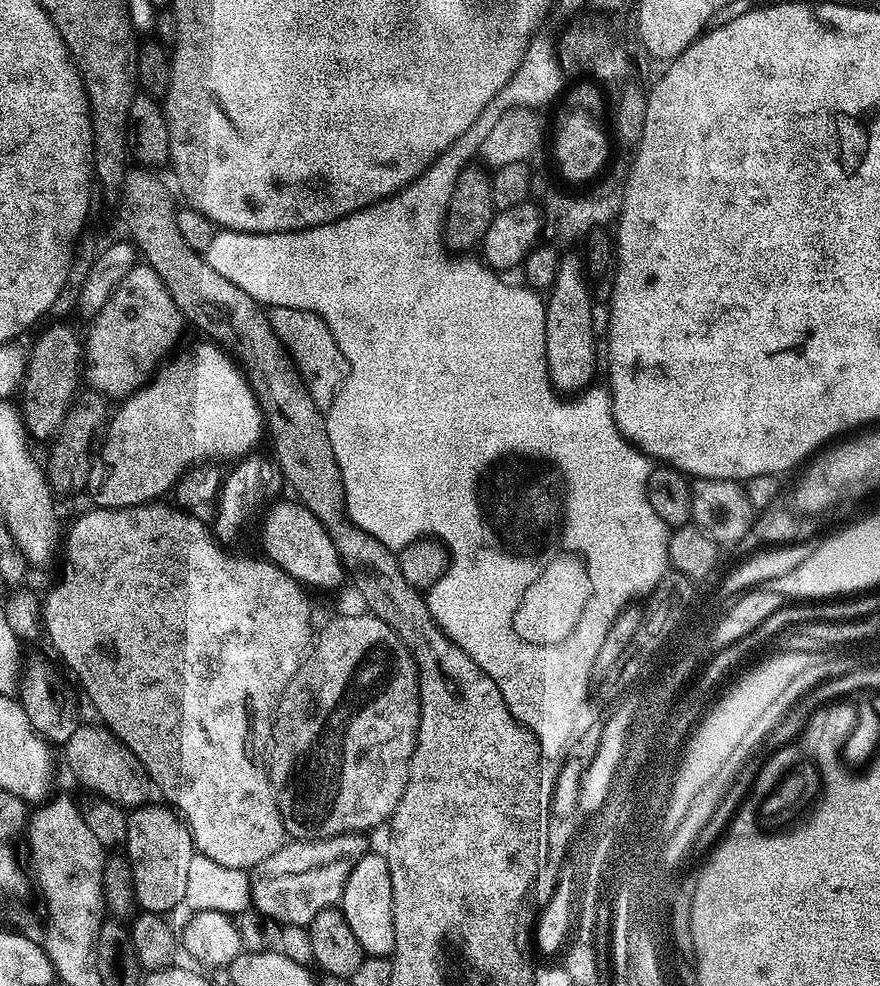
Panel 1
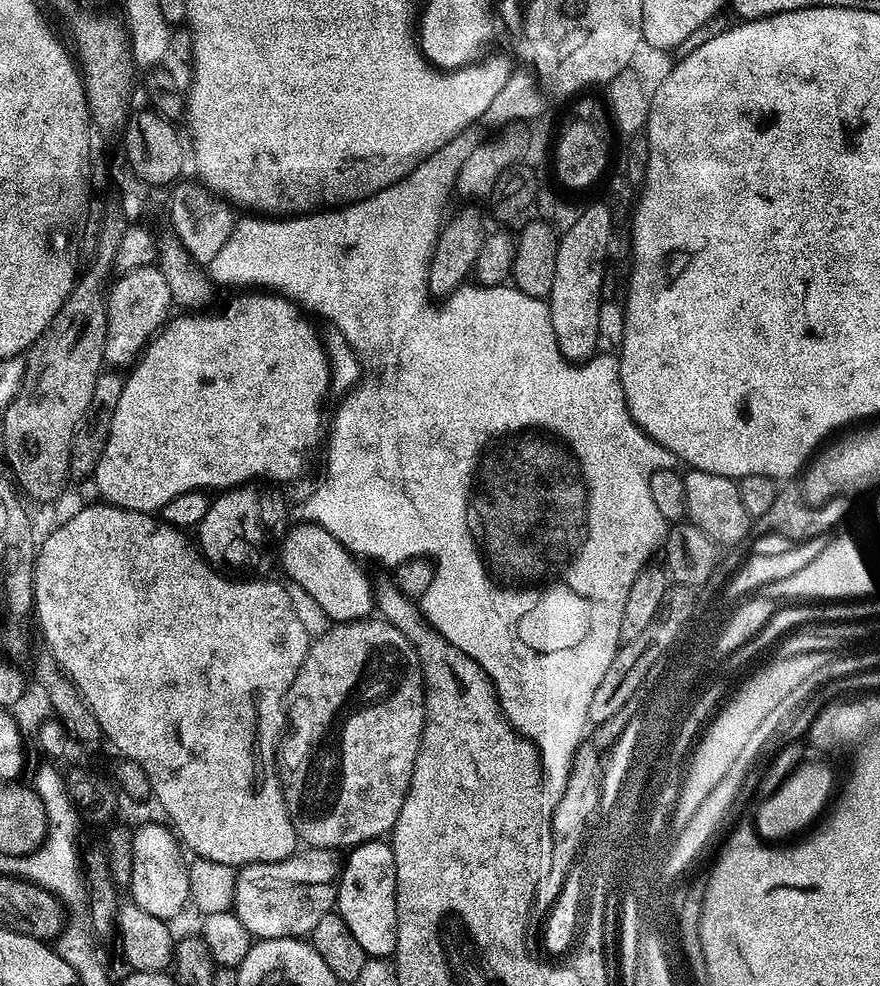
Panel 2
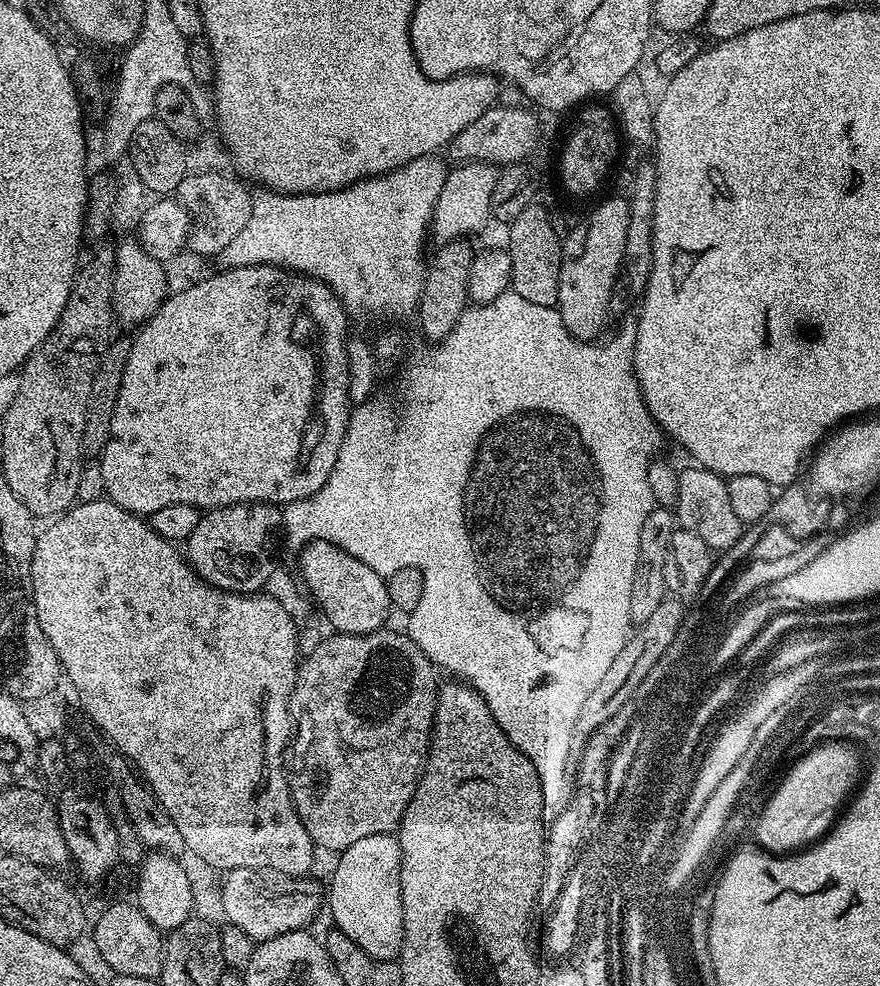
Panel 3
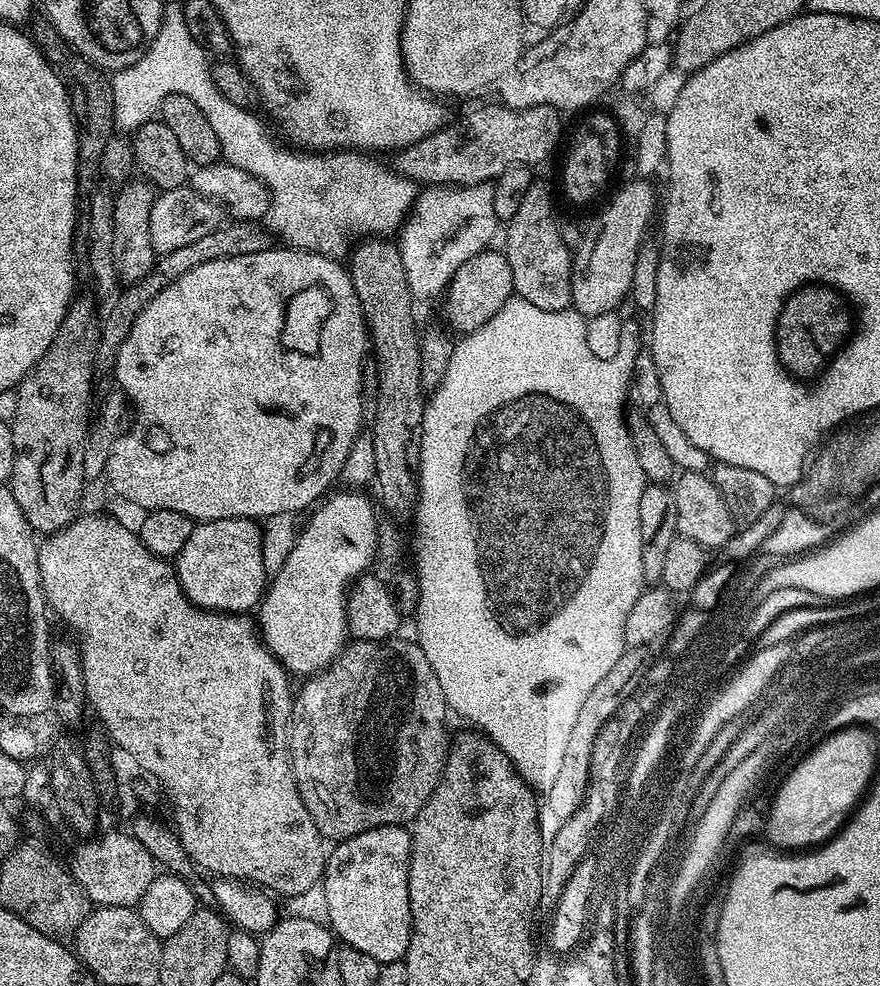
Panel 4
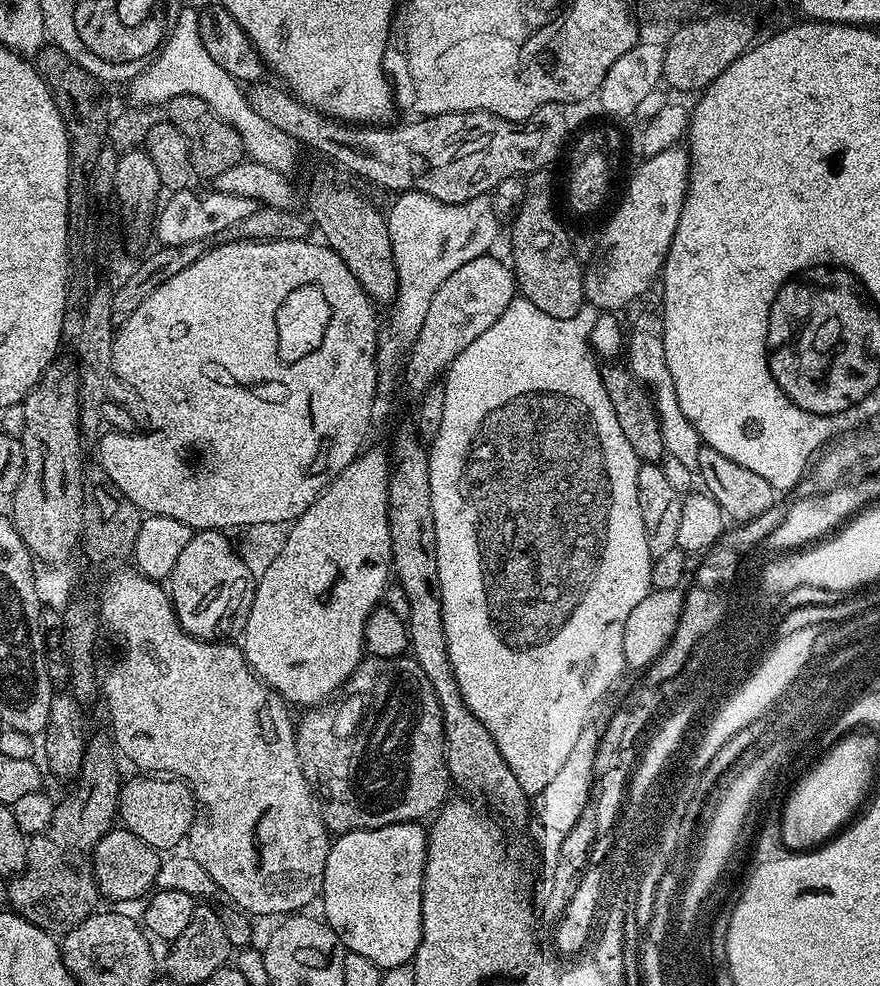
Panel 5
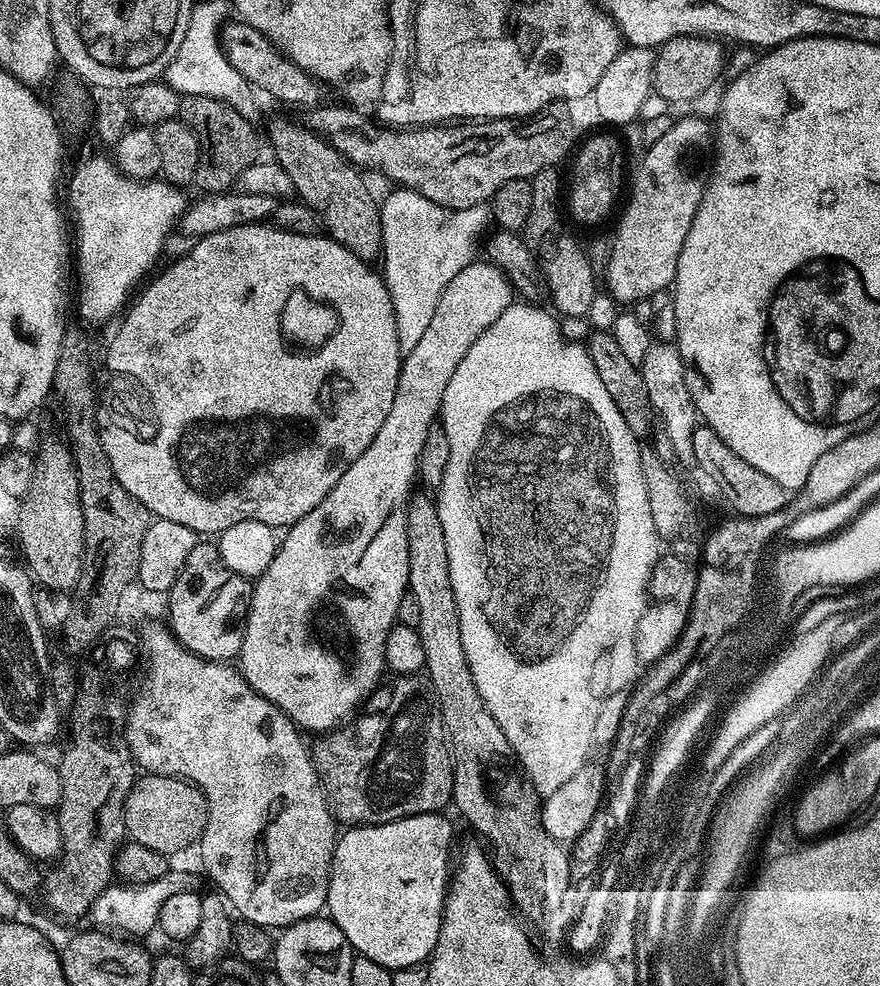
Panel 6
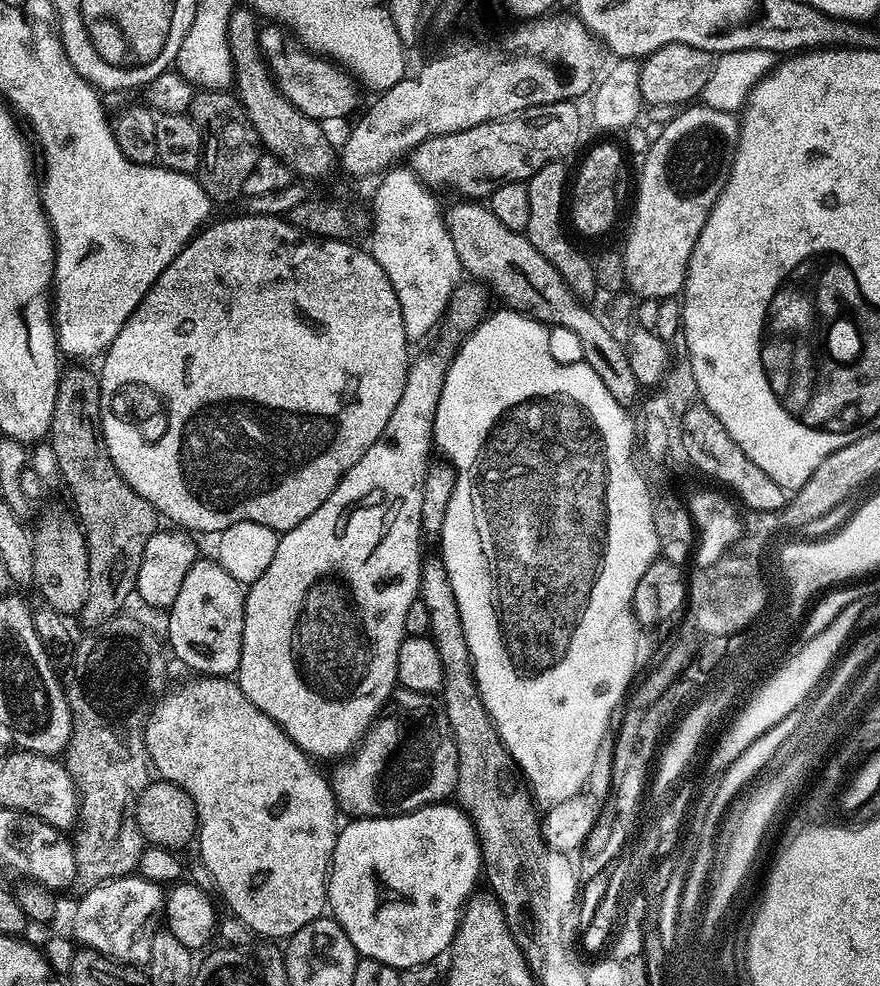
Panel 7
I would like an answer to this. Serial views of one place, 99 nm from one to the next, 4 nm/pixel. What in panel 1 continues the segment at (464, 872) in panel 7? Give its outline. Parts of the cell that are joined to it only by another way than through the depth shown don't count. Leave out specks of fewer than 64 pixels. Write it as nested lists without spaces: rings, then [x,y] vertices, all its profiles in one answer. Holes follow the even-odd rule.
[[[370,850],[360,859],[346,882],[338,907],[346,922],[350,922],[350,930],[354,930],[354,938],[358,938],[364,953],[391,957],[394,950],[394,910],[387,855],[380,853],[379,856],[376,850]]]

